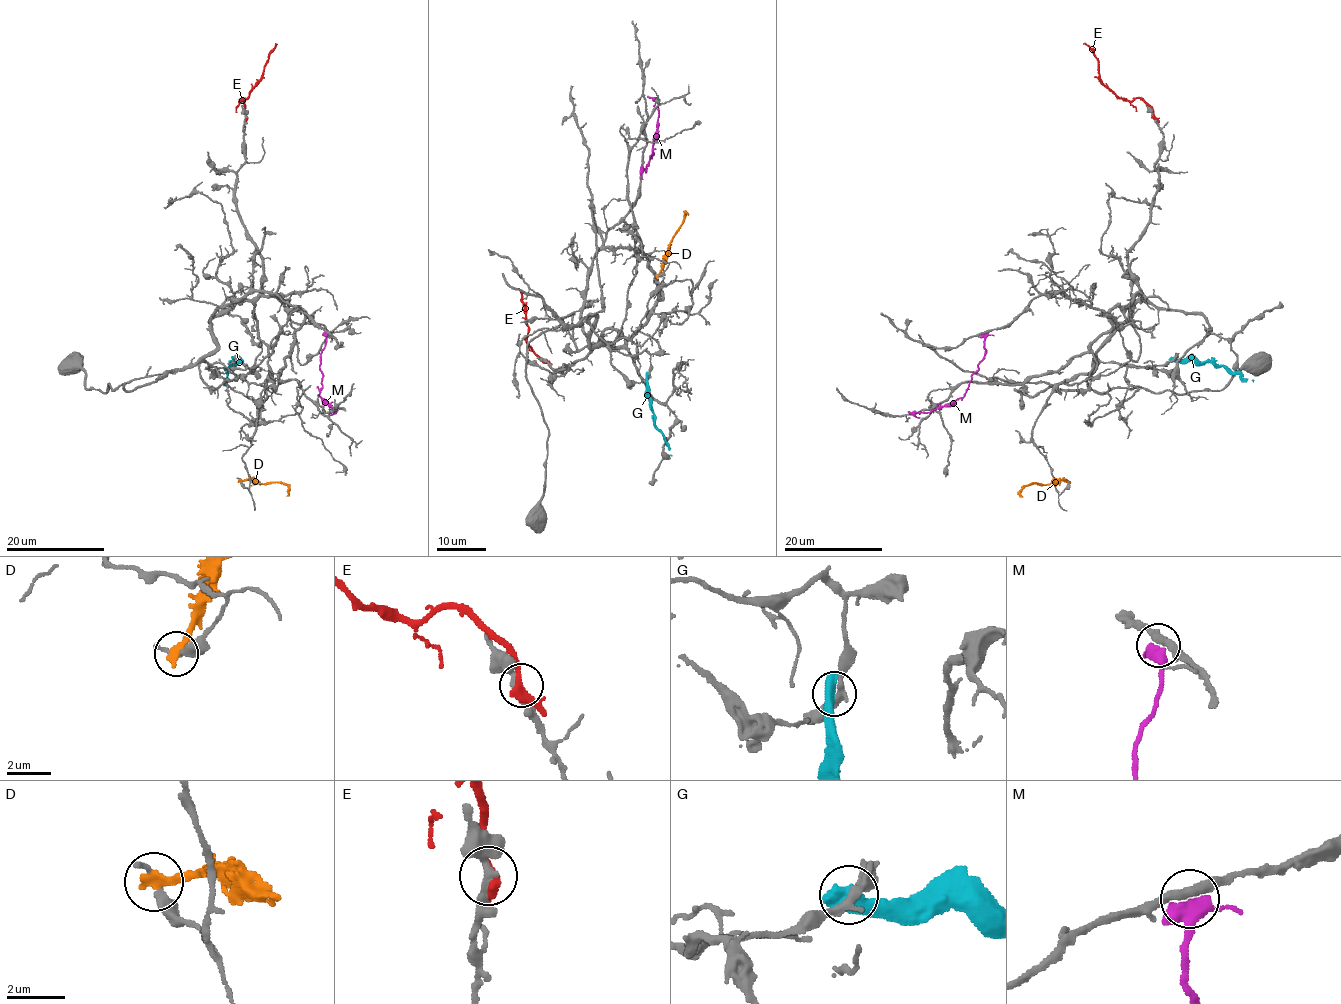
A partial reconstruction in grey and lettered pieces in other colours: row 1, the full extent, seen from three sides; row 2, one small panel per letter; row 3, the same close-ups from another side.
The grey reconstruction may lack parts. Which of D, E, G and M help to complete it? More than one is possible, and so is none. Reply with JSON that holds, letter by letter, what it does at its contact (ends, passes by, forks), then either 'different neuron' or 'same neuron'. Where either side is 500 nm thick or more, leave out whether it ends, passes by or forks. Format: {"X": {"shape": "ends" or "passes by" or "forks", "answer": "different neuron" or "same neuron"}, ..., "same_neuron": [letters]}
{"D": {"shape": "ends", "answer": "different neuron"}, "E": {"shape": "forks", "answer": "different neuron"}, "G": {"answer": "different neuron"}, "M": {"shape": "passes by", "answer": "different neuron"}, "same_neuron": []}

